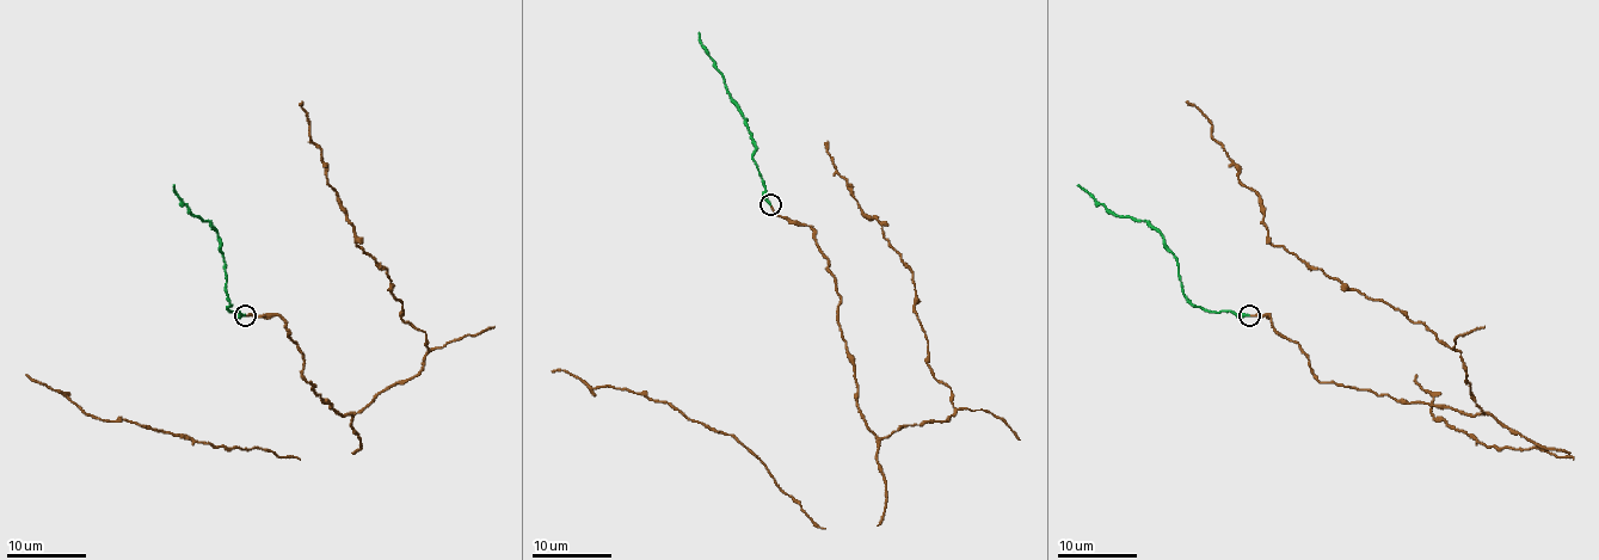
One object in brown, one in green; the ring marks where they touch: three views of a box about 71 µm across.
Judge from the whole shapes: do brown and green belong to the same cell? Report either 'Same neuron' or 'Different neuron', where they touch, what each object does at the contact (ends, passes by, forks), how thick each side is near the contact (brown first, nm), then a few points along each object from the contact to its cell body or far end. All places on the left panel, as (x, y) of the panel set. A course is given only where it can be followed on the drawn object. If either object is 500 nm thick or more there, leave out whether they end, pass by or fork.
Same neuron. Place: (245, 315). At the ring brown ends. At the ring green ends. Thickness 180 nm (brown) against 280 nm. Course of brown: (245, 315), (284, 321), (302, 375), (344, 416), (418, 374), (428, 351), (388, 270), (354, 240), (302, 103). Course of green: (245, 315), (228, 307), (221, 238), (174, 194), (172, 184)

